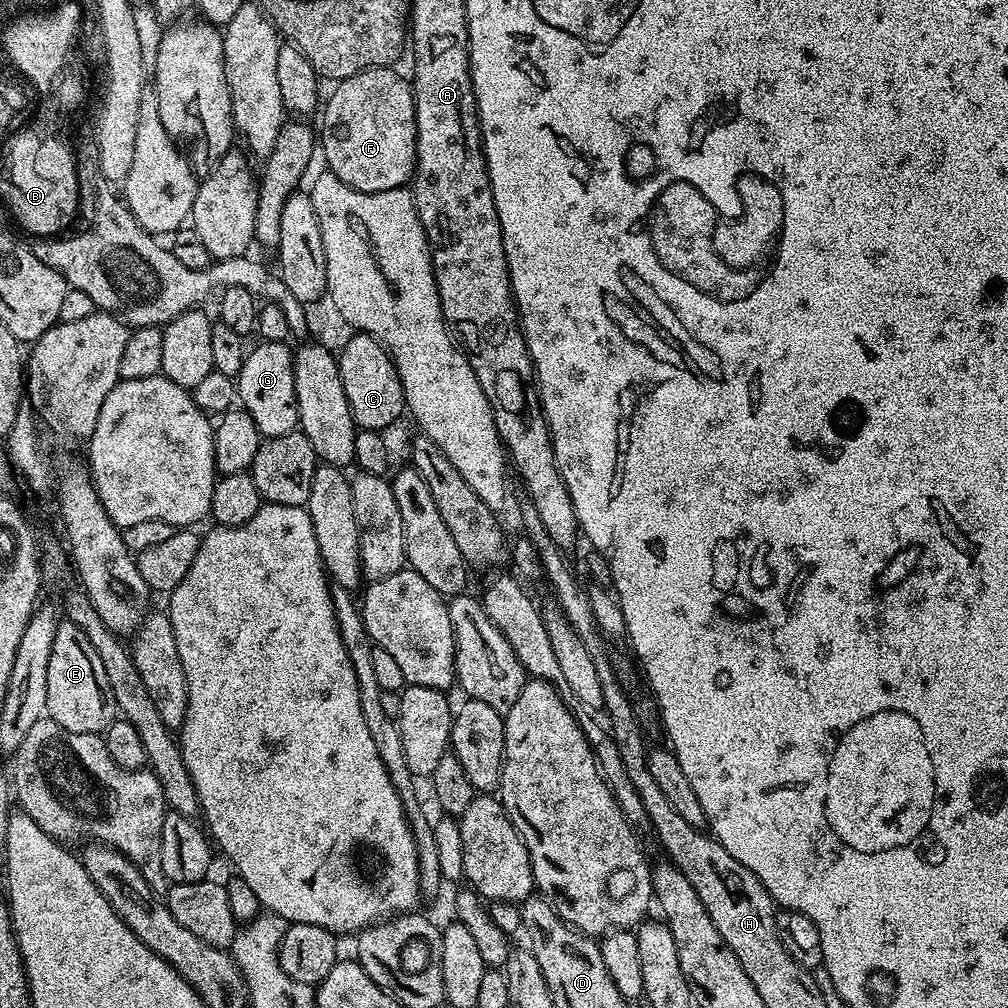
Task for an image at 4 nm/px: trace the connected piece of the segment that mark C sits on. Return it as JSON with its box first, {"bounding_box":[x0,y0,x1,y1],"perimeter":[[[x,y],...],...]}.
{"bounding_box":[338,332,406,433],"perimeter":[[[356,332],[338,353],[340,377],[350,402],[350,414],[357,429],[365,428],[383,433],[400,415],[405,415],[406,405],[400,375],[388,349],[366,332]]]}

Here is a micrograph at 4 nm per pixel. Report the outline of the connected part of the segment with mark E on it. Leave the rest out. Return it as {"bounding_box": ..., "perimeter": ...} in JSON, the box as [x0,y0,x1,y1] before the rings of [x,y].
{"bounding_box":[46,622,118,734],"perimeter":[[[61,622],[54,634],[50,667],[46,670],[46,706],[51,720],[74,734],[103,734],[118,716],[102,659],[86,634],[69,622]]]}

